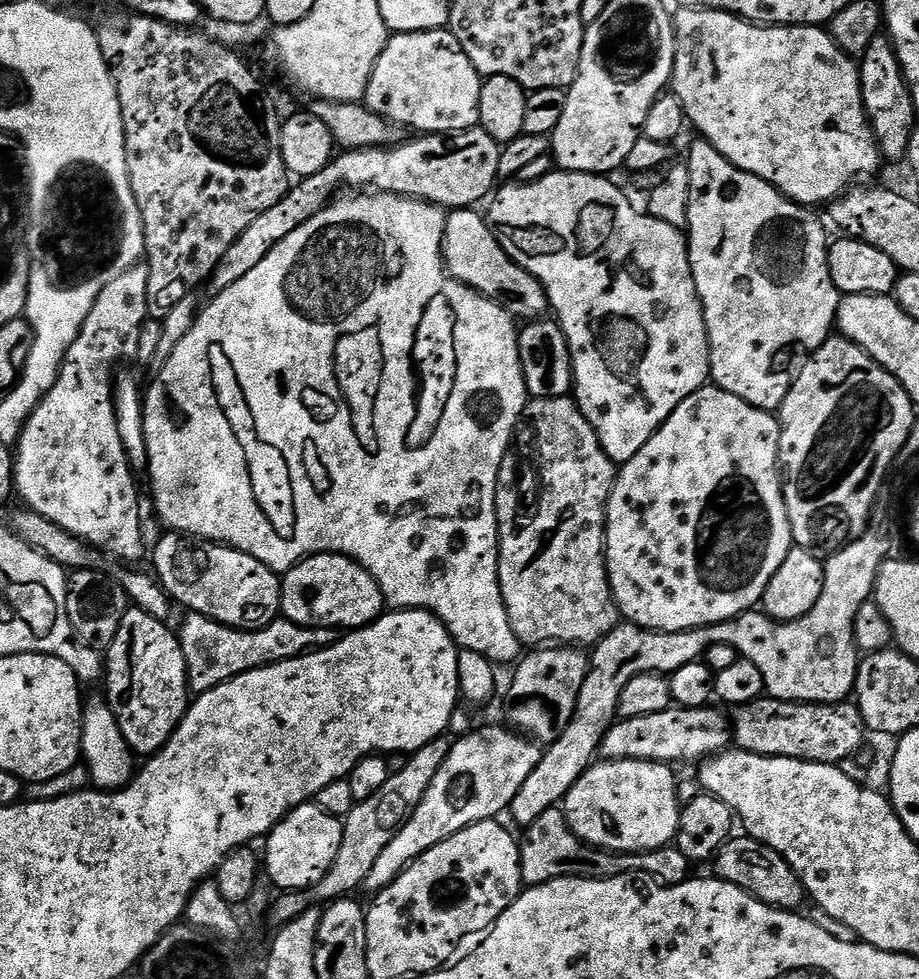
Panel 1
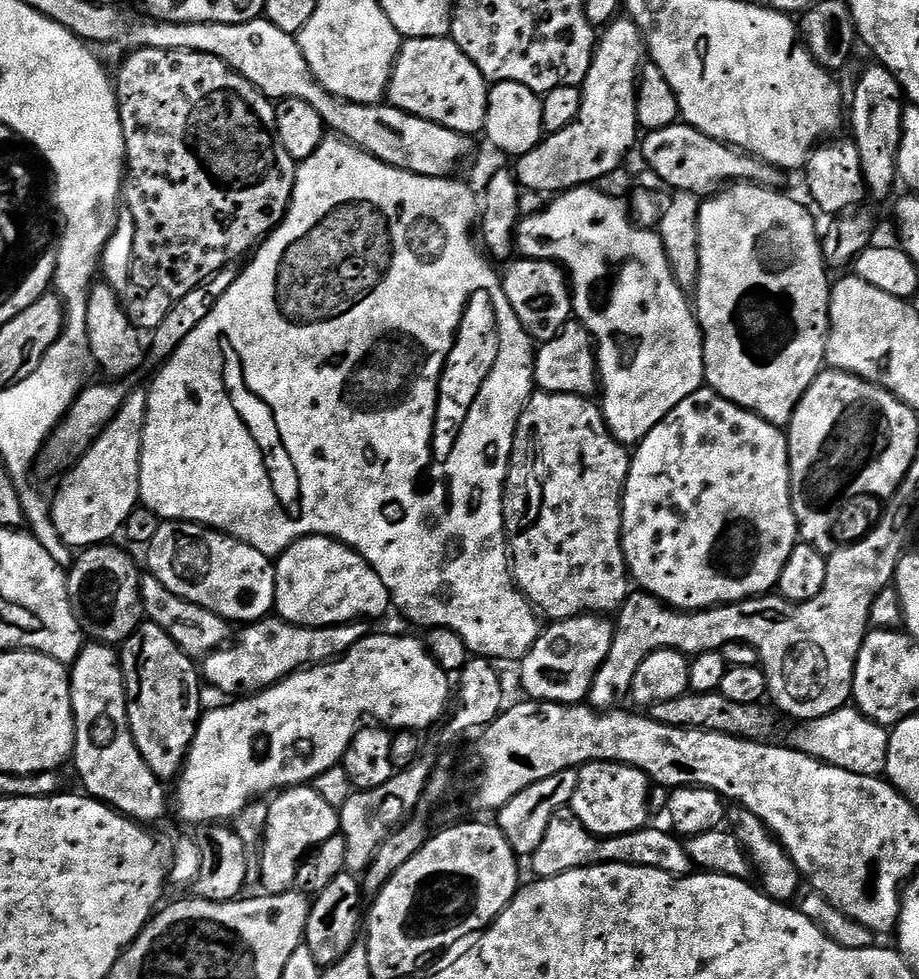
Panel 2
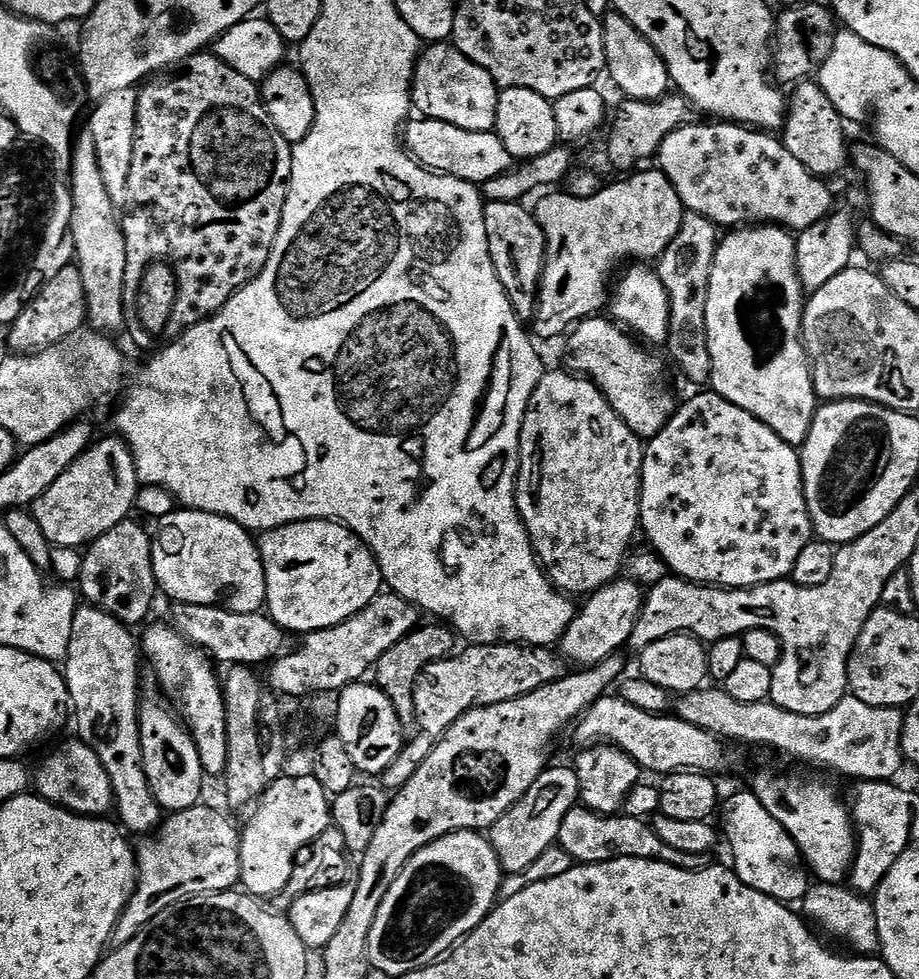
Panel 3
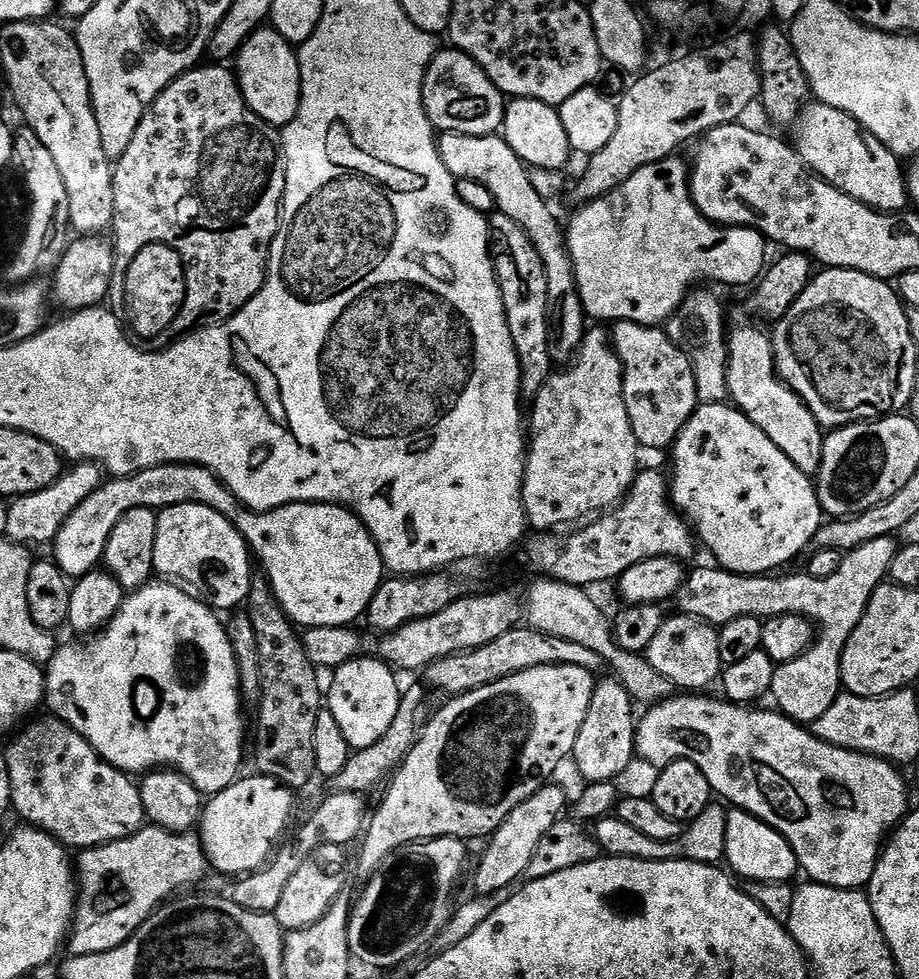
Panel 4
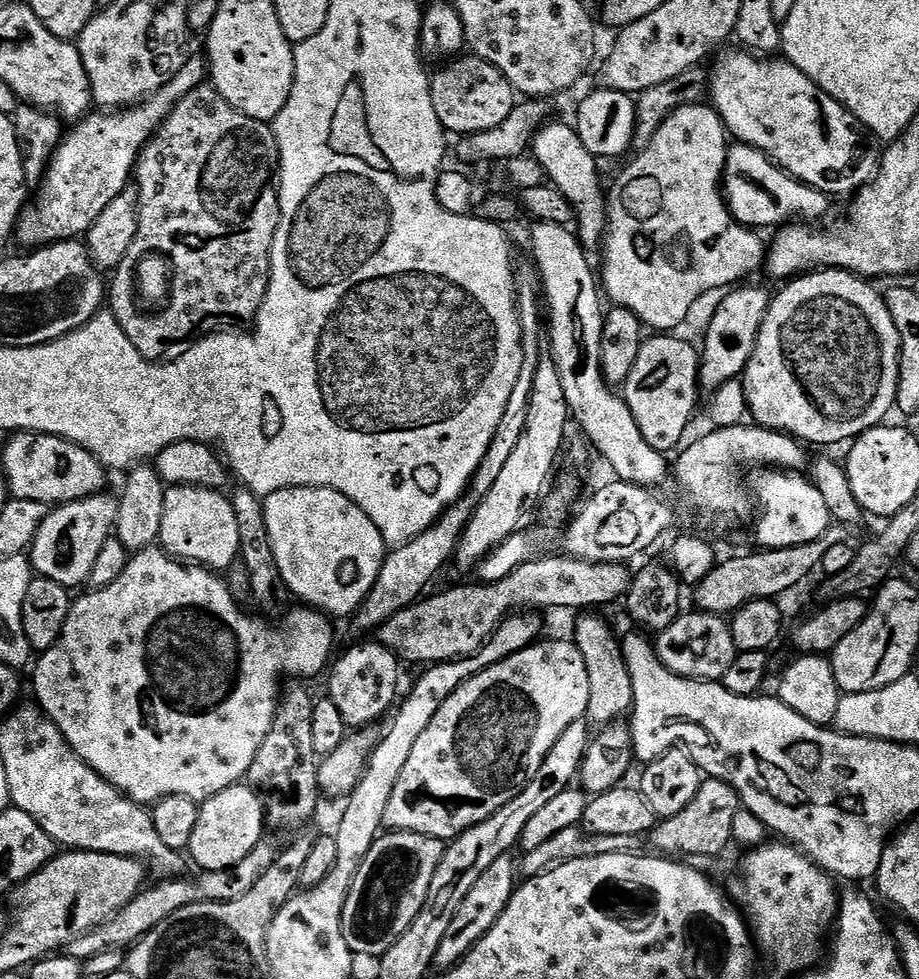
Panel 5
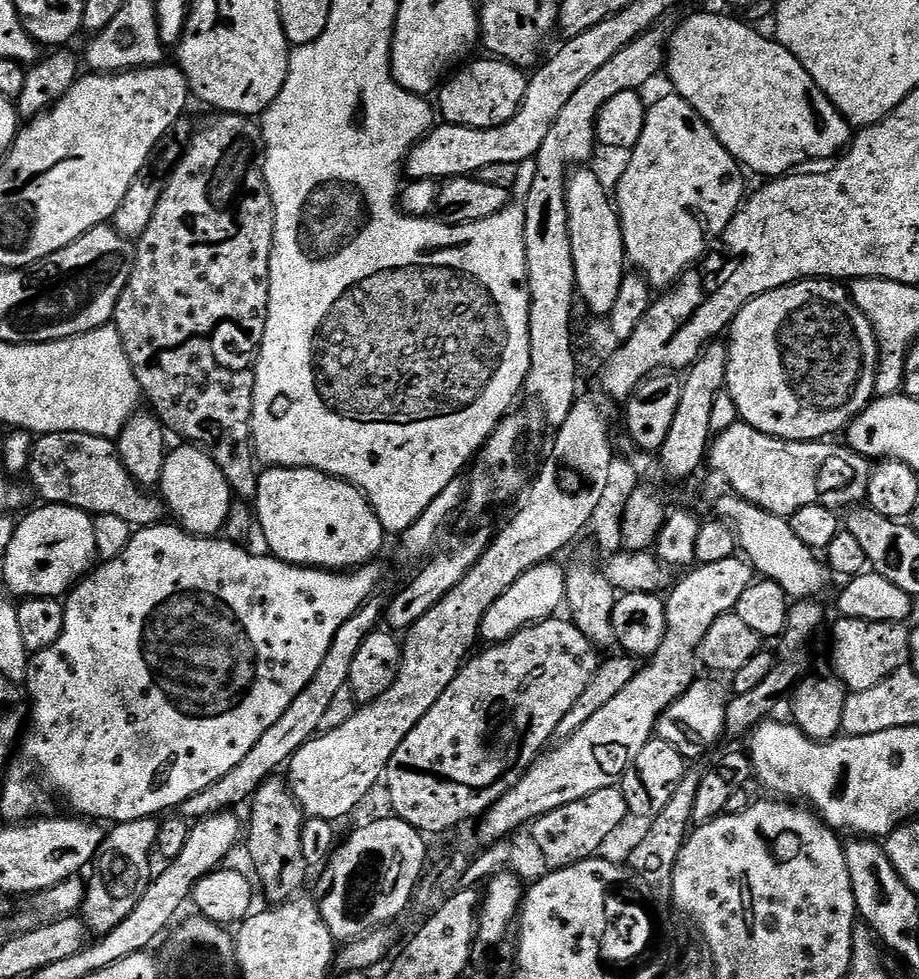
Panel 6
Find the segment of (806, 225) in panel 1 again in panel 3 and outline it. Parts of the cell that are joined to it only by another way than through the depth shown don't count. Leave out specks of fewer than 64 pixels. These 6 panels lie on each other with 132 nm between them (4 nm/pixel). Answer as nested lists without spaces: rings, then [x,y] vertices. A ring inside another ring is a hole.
[[[744,226],[739,230],[732,230],[728,236],[719,241],[714,254],[714,266],[710,270],[710,290],[706,294],[706,330],[708,331],[708,345],[710,346],[710,362],[712,363],[712,379],[710,381],[711,391],[716,392],[722,398],[734,402],[742,410],[754,414],[782,442],[793,446],[803,446],[810,434],[812,419],[818,407],[818,397],[812,385],[812,362],[808,359],[808,352],[804,349],[804,335],[802,334],[802,318],[804,317],[804,305],[806,293],[802,282],[798,278],[796,269],[796,236],[789,229],[779,226]]]

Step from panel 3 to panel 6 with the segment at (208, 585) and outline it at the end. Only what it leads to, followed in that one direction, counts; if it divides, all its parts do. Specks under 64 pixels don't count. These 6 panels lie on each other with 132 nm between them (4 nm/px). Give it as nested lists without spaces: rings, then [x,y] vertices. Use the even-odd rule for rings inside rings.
[[[187,442],[179,446],[181,448],[173,447],[169,451],[162,466],[162,478],[158,485],[159,495],[167,511],[177,516],[175,519],[184,531],[192,533],[193,536],[215,537],[223,533],[224,524],[228,520],[234,499],[232,487],[226,482],[226,474],[222,474],[218,466],[214,466],[214,462],[201,448]]]

